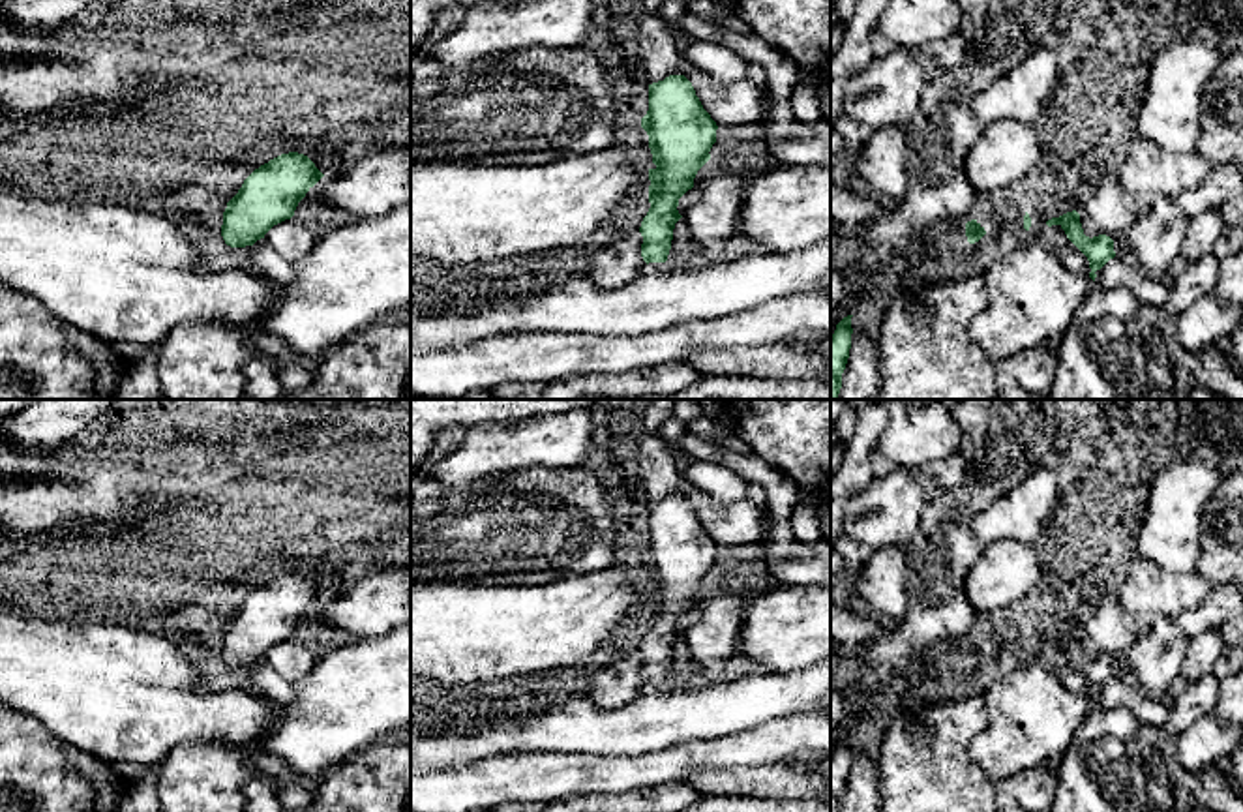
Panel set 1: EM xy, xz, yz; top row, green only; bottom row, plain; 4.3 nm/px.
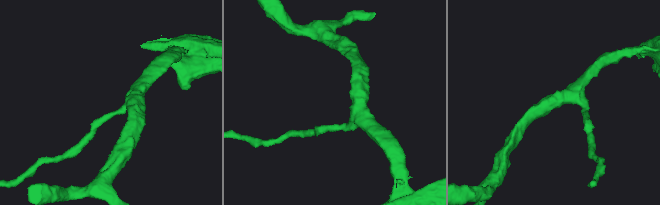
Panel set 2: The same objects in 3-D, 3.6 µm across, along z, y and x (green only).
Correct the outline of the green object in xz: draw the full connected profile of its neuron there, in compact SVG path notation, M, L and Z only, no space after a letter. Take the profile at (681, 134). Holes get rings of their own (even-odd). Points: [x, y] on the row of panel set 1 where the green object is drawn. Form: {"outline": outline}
{"outline": "M669 75L649 84L649 111L641 118L649 135L654 169L649 169L651 208L641 221L641 257L666 263L675 223L682 218L679 199L694 188L697 171L711 159L716 122L703 109L684 75Z"}

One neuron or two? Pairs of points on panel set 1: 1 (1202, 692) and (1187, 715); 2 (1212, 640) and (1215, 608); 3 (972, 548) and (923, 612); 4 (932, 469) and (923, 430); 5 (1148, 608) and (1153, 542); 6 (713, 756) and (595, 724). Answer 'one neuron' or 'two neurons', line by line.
1: one neuron
2: two neurons
3: one neuron
4: two neurons
5: two neurons
6: two neurons

